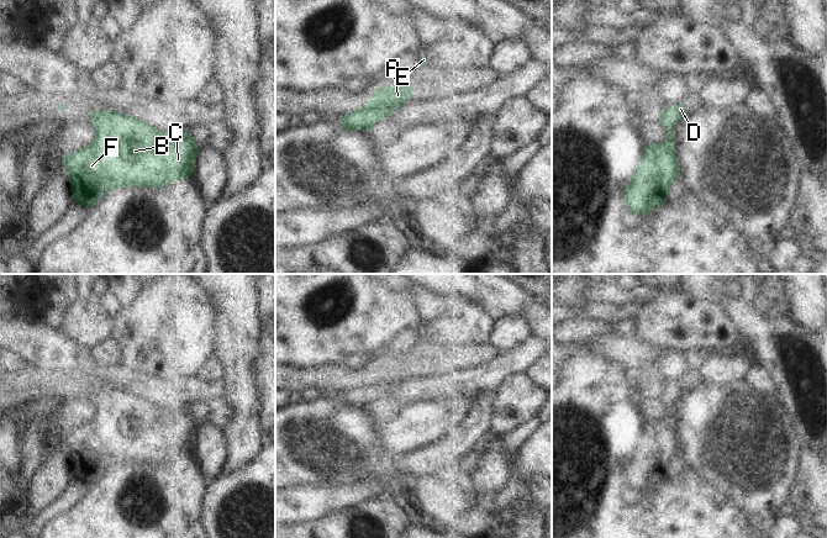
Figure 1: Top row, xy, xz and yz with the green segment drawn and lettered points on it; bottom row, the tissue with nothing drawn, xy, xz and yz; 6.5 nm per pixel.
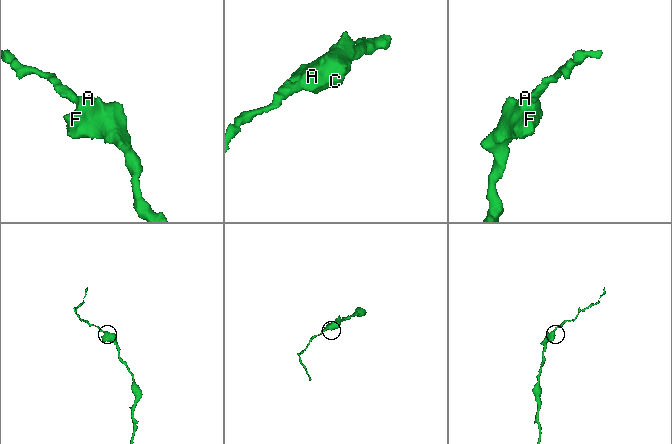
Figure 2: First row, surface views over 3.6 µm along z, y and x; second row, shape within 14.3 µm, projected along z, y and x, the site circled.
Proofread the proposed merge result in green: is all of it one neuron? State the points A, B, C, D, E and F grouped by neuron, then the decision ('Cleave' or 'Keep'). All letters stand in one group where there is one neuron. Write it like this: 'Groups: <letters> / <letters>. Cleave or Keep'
Groups: A B C D E F. Keep

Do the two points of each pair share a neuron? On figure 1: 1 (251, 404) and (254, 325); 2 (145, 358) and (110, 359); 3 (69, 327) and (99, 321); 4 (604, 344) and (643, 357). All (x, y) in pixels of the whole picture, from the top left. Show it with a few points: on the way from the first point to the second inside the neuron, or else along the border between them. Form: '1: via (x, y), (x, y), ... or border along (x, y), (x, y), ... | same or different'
1: via (245, 384), (245, 344) | same
2: border along (111, 339), (120, 349), (121, 364) | different
3: via (77, 325), (91, 325) | same
4: via (614, 346), (633, 355) | same

